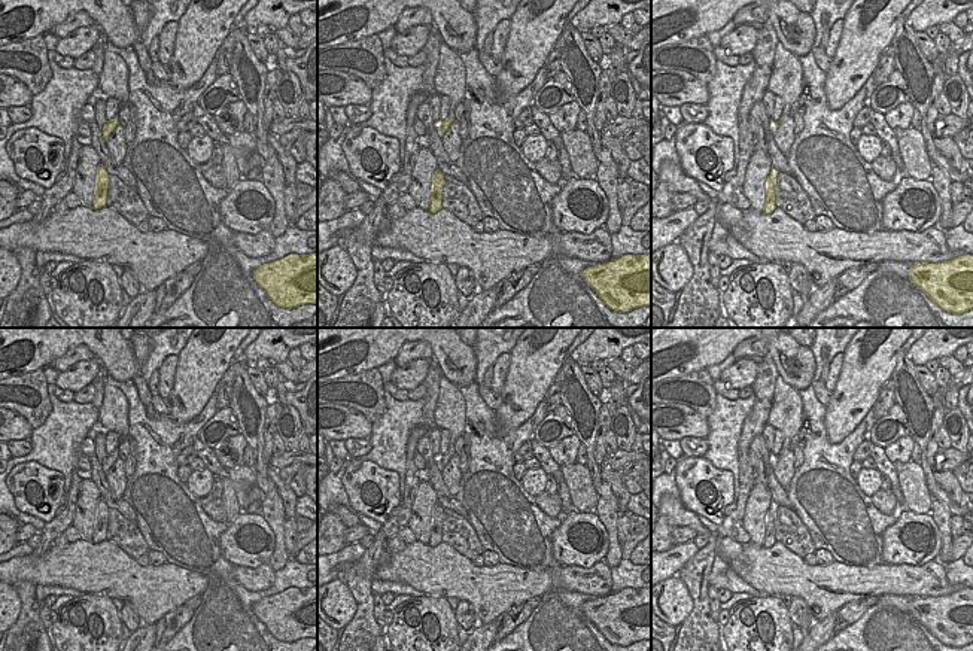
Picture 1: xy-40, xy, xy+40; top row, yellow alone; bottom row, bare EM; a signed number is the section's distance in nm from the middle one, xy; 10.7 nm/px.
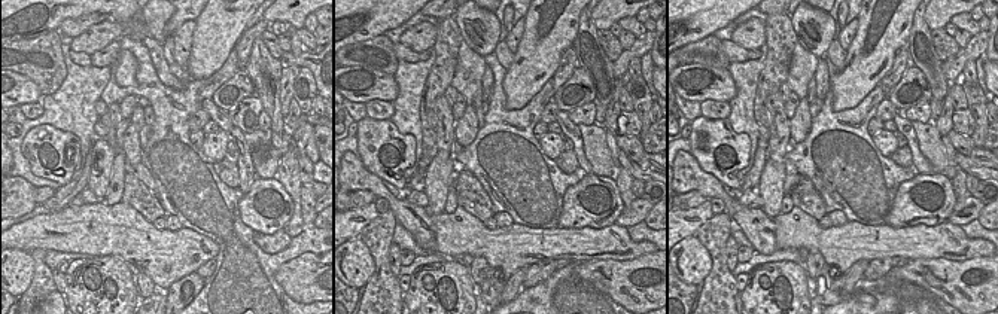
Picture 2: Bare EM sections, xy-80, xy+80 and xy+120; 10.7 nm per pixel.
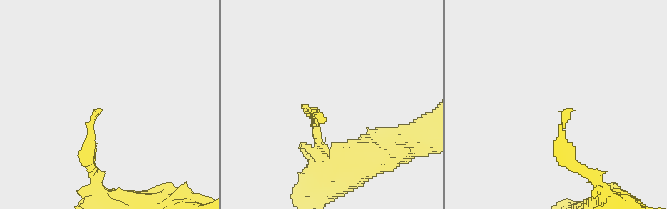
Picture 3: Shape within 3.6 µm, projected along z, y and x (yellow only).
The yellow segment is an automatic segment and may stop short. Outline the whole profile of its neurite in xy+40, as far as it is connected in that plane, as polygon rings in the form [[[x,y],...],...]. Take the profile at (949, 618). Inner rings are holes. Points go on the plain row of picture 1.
[[[973,588],[939,597],[913,597],[909,614],[948,647],[973,644]]]

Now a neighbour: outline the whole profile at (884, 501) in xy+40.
[[[879,489],[872,498],[872,502],[873,505],[885,515],[891,515],[894,508],[896,508],[896,504],[897,504],[897,499],[896,496],[893,495],[891,490],[882,490]]]

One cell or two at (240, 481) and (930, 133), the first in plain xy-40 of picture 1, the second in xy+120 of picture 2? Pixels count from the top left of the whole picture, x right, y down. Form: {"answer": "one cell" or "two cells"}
{"answer": "one cell"}

